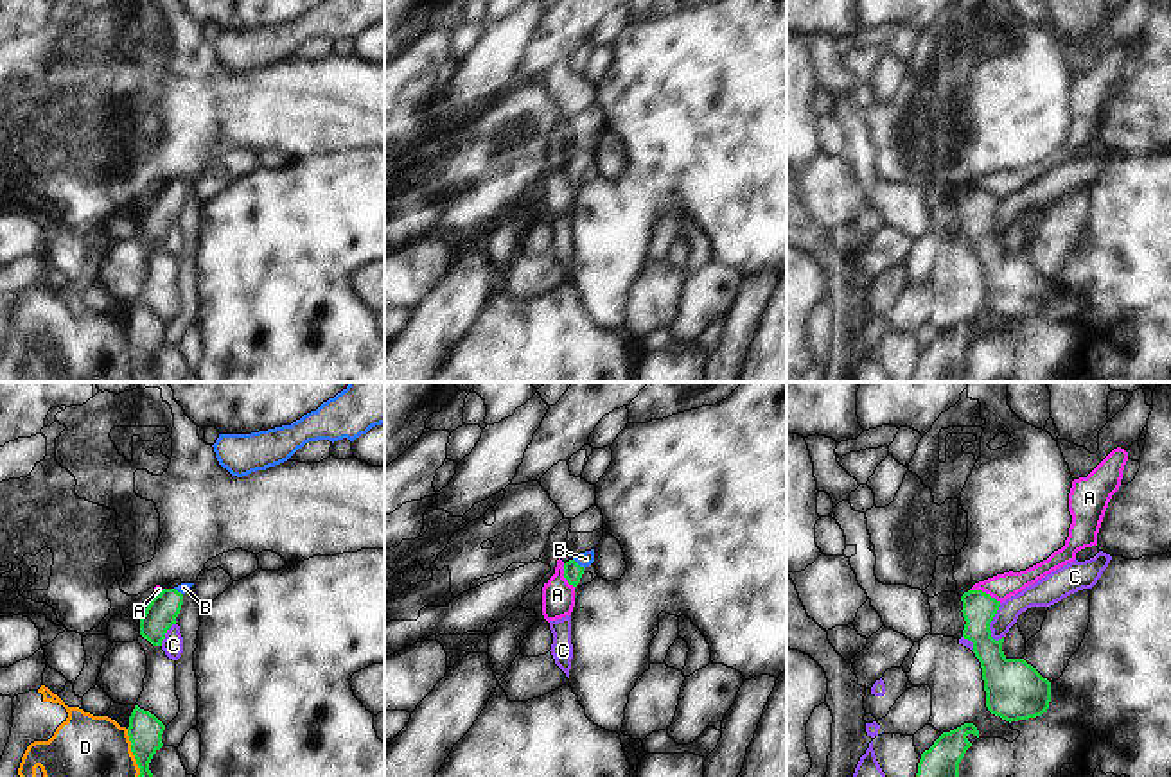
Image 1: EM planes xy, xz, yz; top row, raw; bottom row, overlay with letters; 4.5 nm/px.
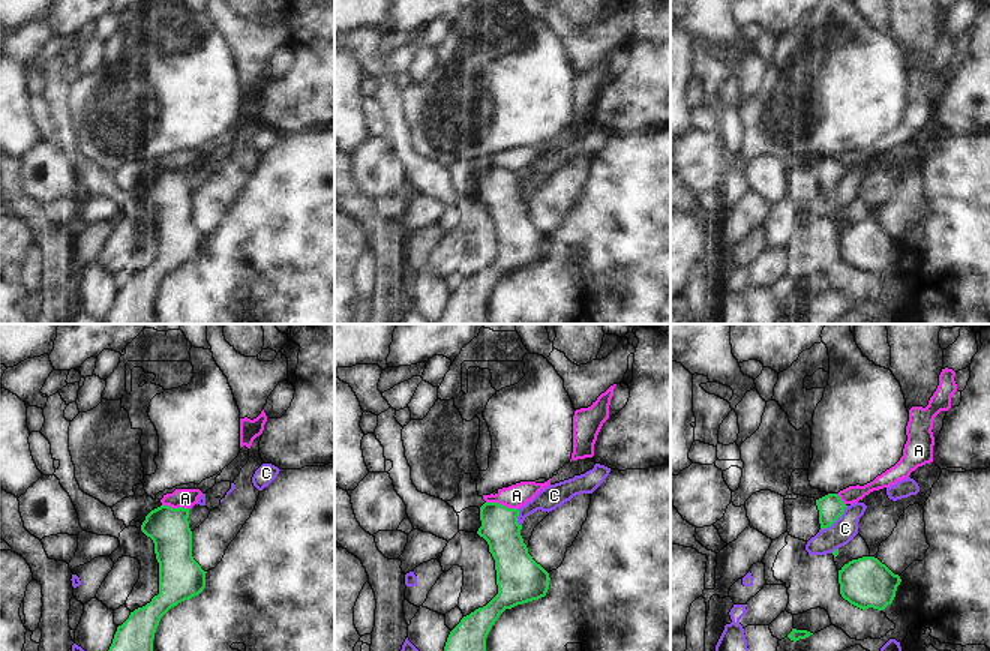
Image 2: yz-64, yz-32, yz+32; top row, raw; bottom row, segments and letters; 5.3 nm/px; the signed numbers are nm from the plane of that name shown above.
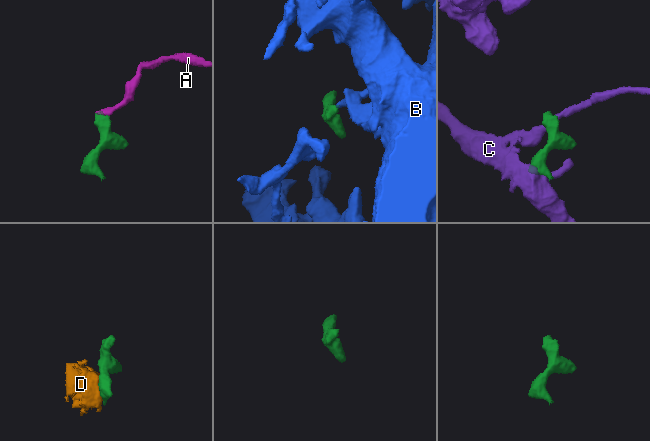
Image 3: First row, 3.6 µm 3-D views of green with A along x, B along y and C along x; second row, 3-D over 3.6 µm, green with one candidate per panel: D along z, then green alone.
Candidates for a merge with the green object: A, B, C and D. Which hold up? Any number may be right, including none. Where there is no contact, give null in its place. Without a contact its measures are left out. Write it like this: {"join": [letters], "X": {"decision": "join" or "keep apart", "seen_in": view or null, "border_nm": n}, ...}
{"join": ["B"], "A": {"decision": "keep apart", "seen_in": "yz", "border_nm": 160}, "B": {"decision": "join", "seen_in": "xz", "border_nm": 70}, "C": {"decision": "keep apart", "seen_in": "yz", "border_nm": 180}, "D": {"decision": "keep apart", "seen_in": "xy", "border_nm": 260}}

